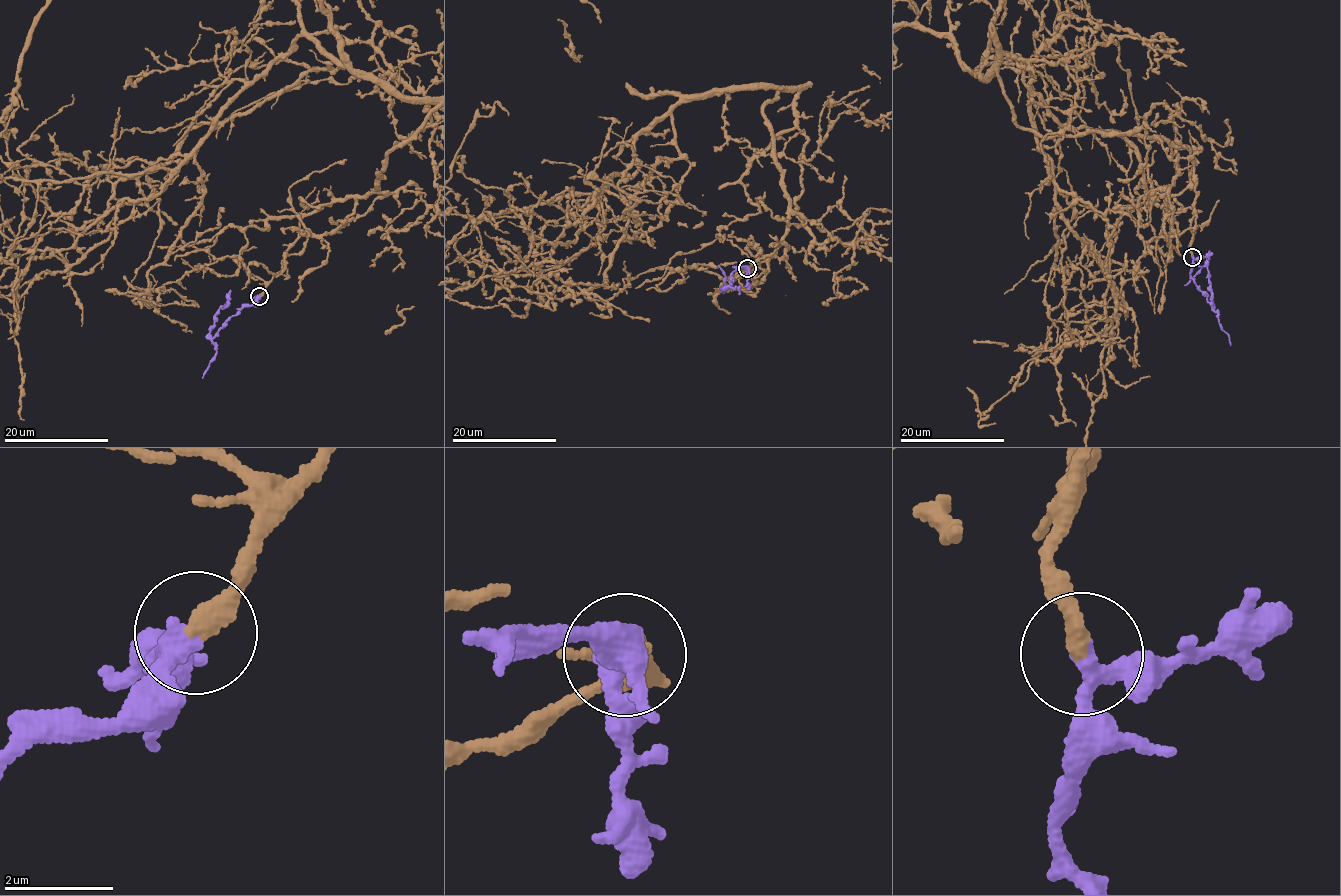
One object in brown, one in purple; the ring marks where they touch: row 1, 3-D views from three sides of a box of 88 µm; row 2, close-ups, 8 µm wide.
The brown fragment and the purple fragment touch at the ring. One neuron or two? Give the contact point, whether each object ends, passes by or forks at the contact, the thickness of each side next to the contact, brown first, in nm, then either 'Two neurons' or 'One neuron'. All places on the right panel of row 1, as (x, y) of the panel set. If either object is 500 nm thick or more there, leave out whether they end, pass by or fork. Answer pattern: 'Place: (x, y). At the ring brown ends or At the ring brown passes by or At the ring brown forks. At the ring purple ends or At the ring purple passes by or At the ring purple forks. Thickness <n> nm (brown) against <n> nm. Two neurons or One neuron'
Place: (1192, 257). At the ring brown ends. At the ring purple passes by. Thickness 360 nm (brown) against 320 nm. One neuron

